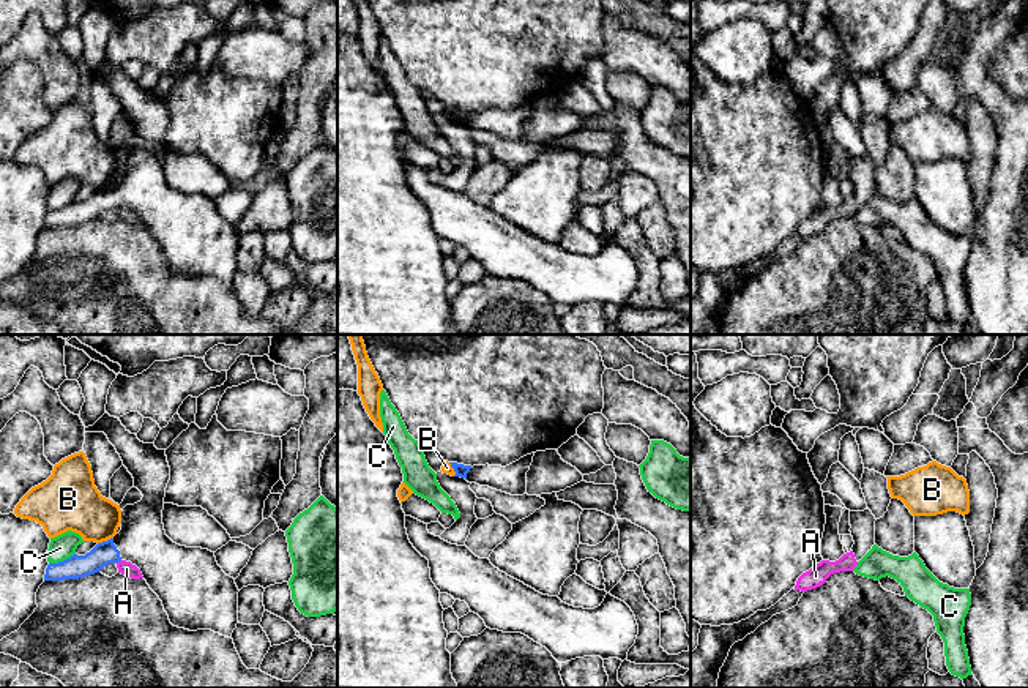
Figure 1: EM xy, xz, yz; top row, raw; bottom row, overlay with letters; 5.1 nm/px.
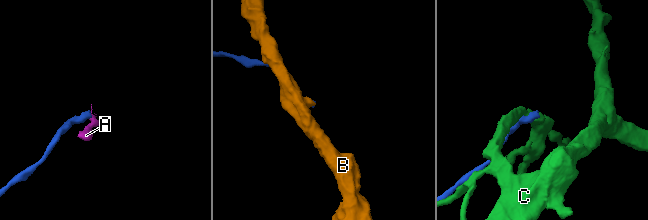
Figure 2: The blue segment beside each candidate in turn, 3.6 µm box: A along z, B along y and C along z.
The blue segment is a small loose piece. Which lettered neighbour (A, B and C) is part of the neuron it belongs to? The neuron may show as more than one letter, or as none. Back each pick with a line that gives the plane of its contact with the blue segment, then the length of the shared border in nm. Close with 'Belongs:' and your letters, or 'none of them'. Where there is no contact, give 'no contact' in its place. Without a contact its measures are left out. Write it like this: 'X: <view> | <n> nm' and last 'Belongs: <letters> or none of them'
Belongs: none of them

